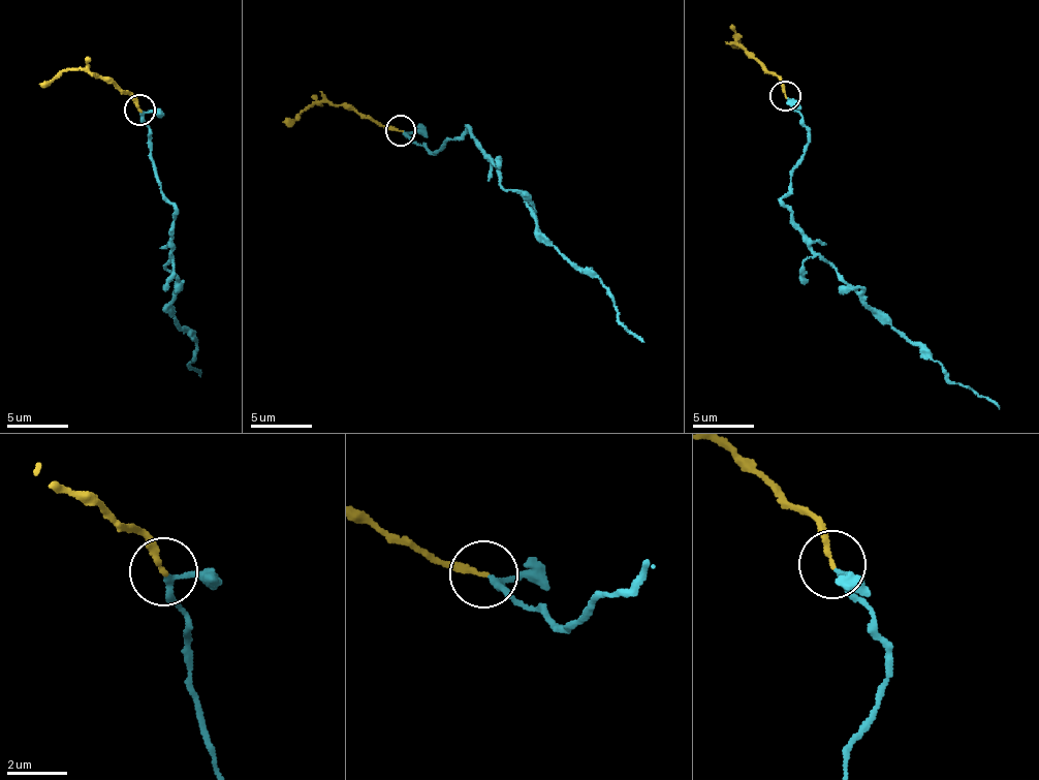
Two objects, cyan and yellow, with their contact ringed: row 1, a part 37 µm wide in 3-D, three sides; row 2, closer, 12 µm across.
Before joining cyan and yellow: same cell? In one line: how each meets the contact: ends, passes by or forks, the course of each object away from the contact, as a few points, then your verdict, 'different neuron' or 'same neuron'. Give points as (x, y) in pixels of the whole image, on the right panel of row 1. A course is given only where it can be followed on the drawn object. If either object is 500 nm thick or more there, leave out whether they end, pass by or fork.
cyan passes by | yellow ends | cyan via (785, 96), (809, 132), (804, 159), (782, 199), (792, 224), (839, 276), (953, 382), (971, 387), (999, 408) | yellow via (785, 96), (781, 80), (754, 59), (733, 35), (738, 42), (733, 42) | same neuron

